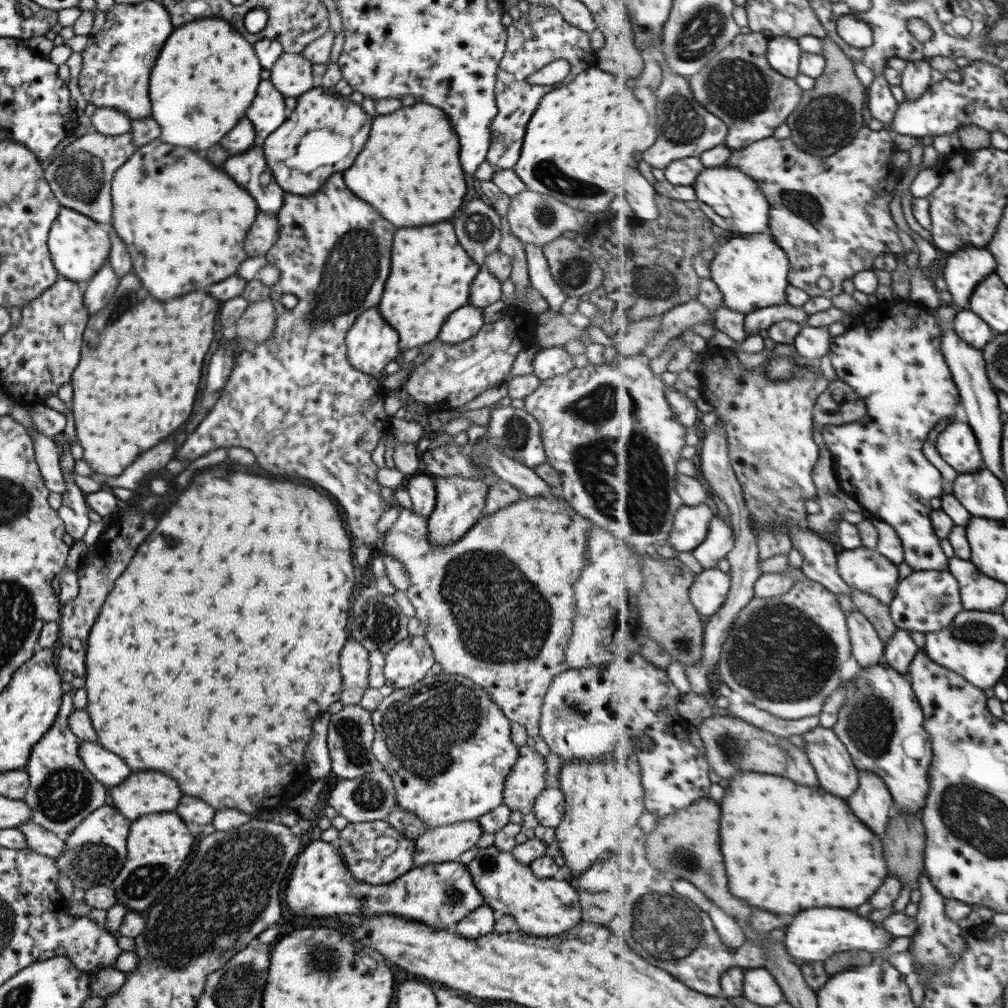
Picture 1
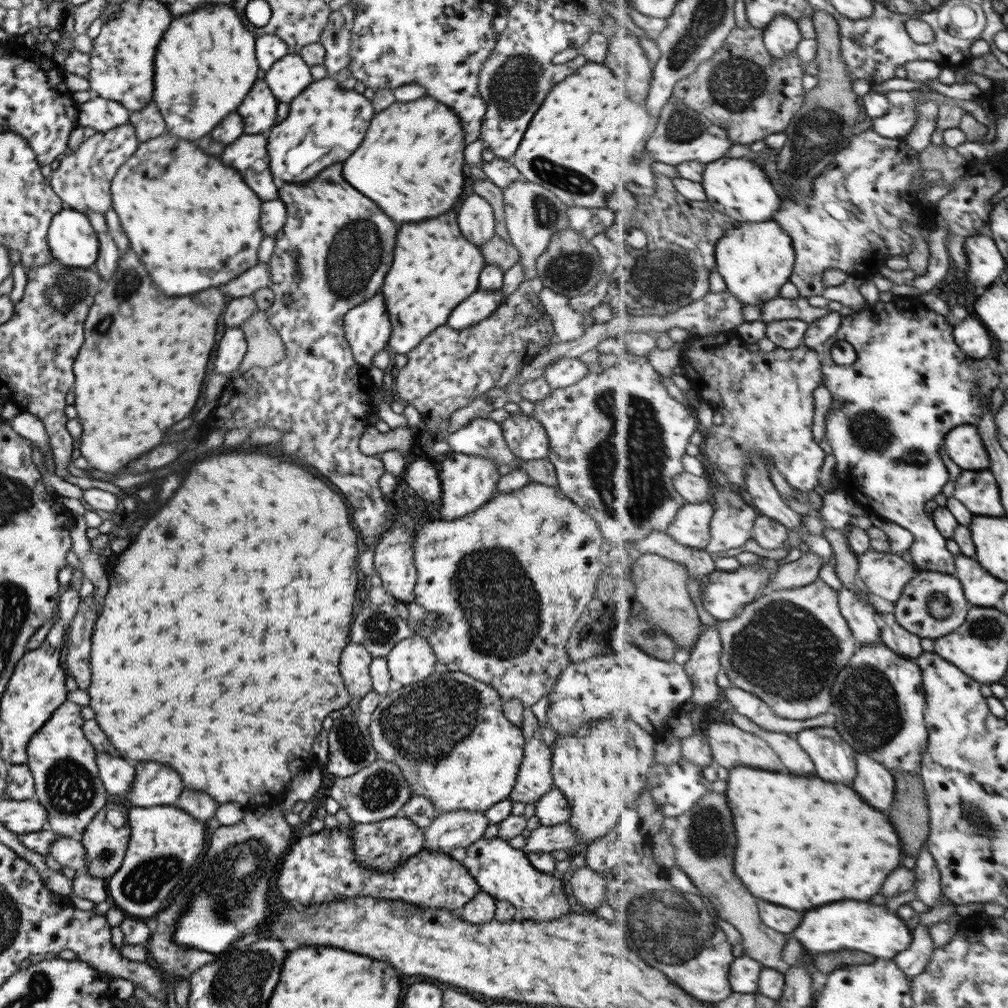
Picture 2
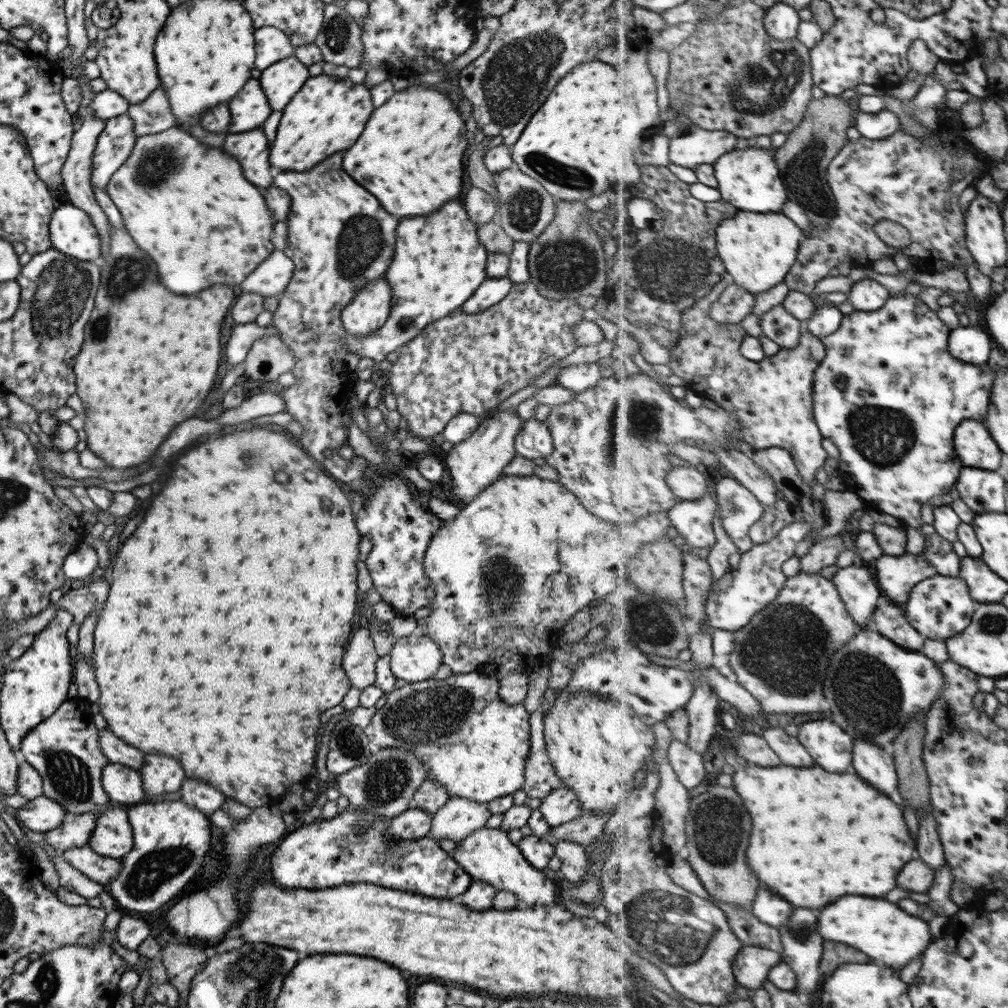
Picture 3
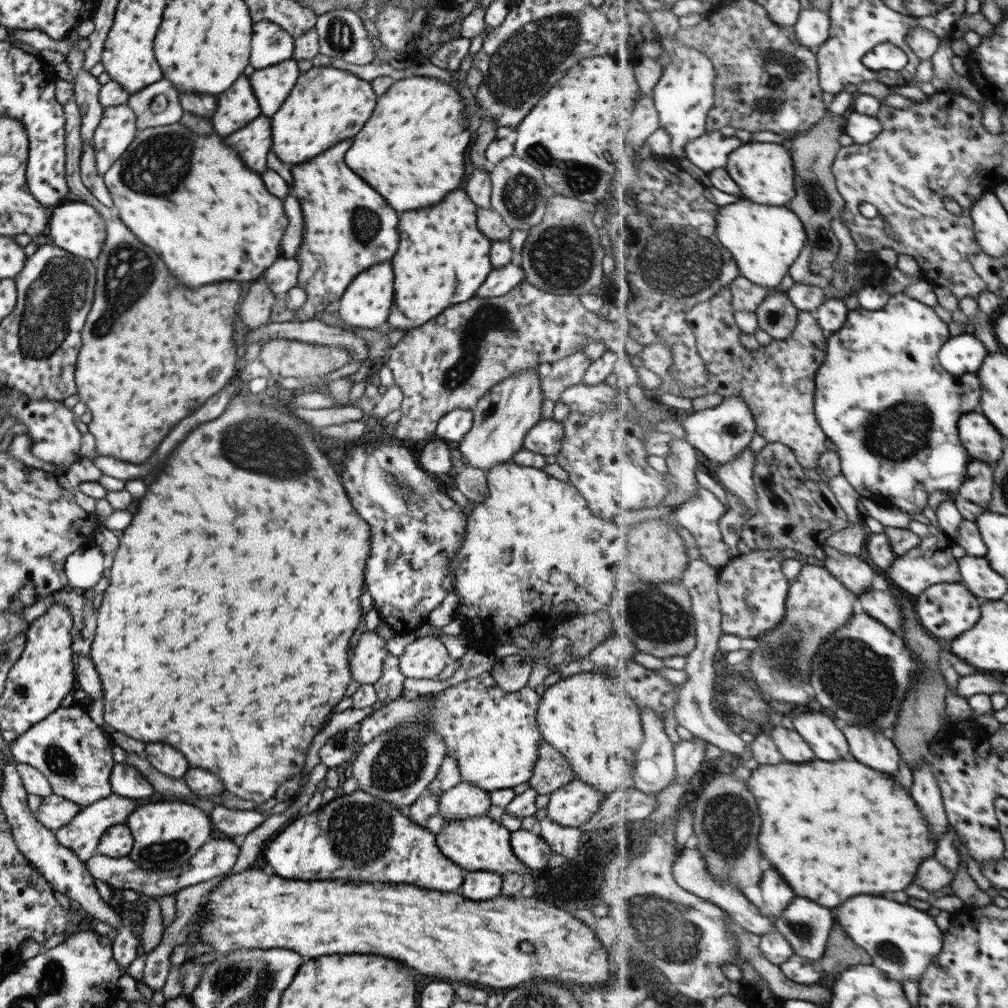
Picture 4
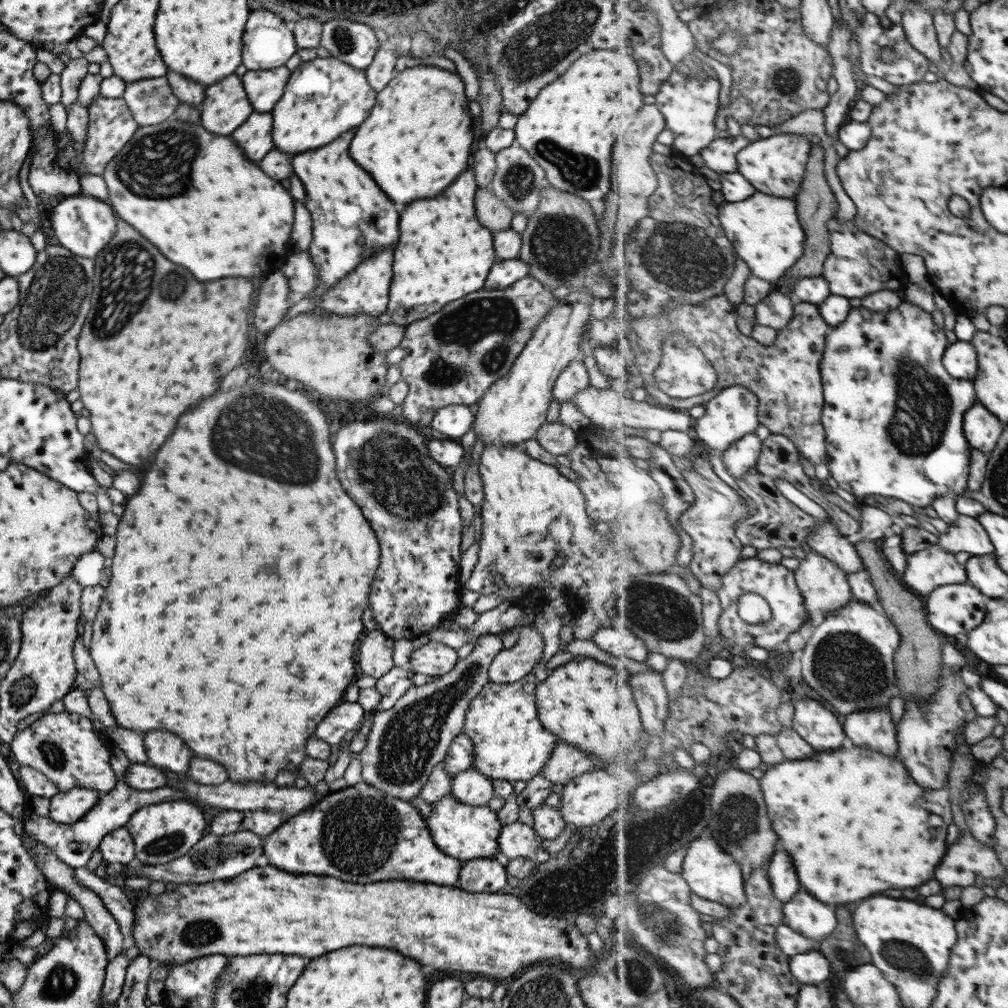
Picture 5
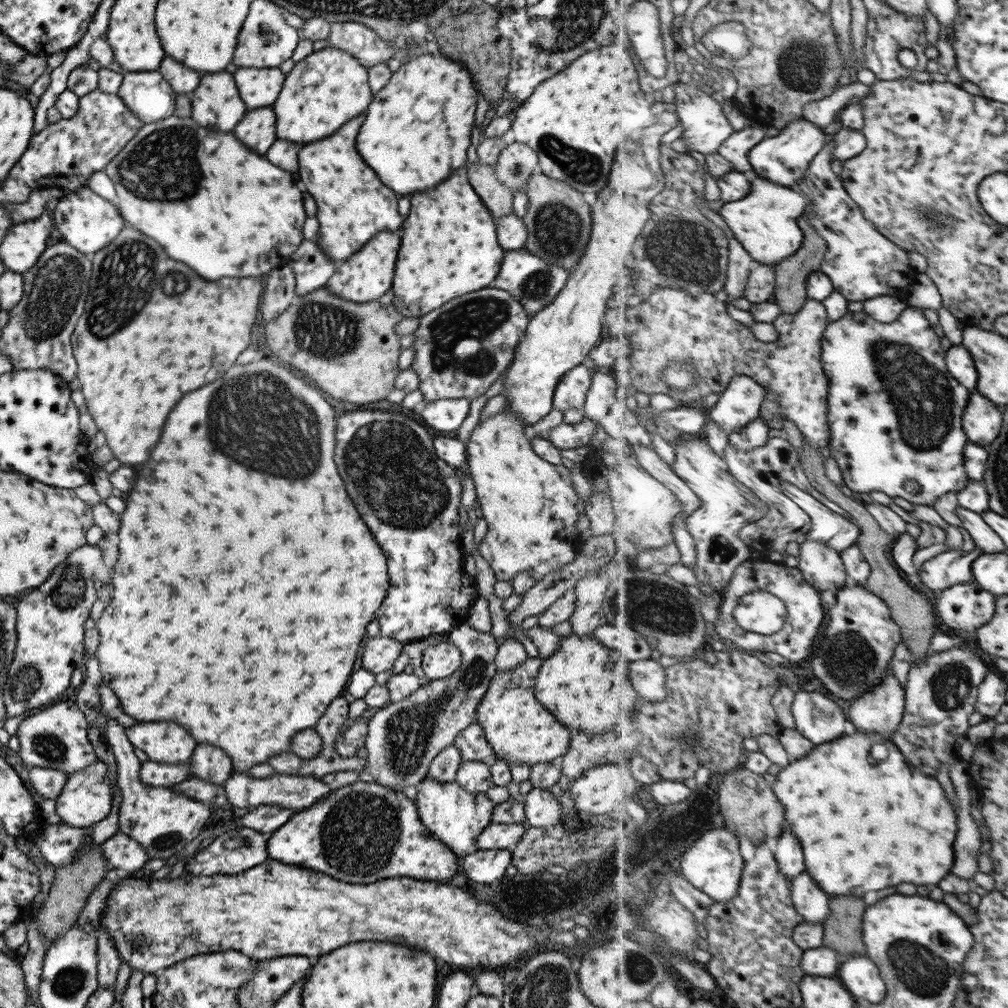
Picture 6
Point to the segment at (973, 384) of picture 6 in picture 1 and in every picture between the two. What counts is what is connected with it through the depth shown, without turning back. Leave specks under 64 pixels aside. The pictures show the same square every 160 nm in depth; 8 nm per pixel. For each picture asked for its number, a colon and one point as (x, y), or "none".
1: (970, 326)
2: (972, 335)
3: (969, 344)
4: (963, 355)
5: (961, 359)

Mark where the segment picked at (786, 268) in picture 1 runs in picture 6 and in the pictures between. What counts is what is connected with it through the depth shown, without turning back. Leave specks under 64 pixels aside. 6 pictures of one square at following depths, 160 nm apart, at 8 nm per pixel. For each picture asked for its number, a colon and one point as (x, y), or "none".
2: (756, 260)
3: (759, 251)
4: (765, 241)
5: (766, 231)
6: (767, 222)

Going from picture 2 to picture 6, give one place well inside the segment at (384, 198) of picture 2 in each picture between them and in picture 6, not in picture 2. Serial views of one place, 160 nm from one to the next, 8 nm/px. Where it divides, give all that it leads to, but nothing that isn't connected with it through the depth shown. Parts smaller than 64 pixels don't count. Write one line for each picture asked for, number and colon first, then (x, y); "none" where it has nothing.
3: (408, 156)
4: (411, 151)
5: (416, 140)
6: (417, 128)

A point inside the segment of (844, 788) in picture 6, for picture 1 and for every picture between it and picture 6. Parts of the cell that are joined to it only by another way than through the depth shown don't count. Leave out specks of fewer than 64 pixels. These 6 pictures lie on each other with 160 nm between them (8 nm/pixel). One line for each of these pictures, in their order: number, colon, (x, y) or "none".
1: (788, 847)
2: (805, 842)
3: (817, 835)
4: (835, 830)
5: (855, 821)

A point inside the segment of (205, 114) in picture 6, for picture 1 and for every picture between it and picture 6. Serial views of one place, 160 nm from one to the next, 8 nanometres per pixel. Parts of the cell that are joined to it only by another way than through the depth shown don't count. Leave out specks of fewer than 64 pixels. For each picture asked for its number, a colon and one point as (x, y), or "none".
1: (267, 112)
2: (257, 112)
3: (248, 109)
4: (236, 106)
5: (224, 107)

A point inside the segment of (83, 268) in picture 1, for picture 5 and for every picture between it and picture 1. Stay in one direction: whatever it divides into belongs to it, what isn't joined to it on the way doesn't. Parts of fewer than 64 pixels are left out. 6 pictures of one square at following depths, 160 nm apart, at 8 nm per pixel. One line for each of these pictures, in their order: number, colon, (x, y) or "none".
2: (71, 240)
3: (71, 232)
4: (75, 227)
5: (83, 225)

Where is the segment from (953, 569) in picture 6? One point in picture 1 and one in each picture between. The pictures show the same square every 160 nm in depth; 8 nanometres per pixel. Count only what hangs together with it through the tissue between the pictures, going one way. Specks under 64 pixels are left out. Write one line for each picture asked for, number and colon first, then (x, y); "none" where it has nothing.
1: (866, 569)
2: (885, 575)
3: (897, 575)
4: (930, 563)
5: (928, 569)

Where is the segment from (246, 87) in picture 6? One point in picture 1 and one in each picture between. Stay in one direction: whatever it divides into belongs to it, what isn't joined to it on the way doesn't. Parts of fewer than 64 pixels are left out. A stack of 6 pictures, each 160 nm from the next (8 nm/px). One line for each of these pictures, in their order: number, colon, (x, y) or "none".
1: (290, 74)
2: (288, 76)
3: (279, 81)
4: (270, 85)
5: (263, 88)

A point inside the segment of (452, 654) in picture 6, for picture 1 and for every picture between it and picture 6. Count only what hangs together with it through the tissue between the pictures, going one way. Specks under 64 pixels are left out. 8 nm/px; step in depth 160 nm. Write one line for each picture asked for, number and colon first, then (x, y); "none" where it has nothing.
1: (405, 663)
2: (411, 660)
3: (413, 658)
4: (425, 657)
5: (433, 659)

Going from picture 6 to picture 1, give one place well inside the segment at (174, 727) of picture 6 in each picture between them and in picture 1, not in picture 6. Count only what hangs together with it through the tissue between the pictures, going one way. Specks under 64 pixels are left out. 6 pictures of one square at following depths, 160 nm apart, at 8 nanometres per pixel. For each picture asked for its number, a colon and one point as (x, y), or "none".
1: (148, 792)
2: (154, 784)
3: (160, 774)
4: (169, 762)
5: (162, 749)

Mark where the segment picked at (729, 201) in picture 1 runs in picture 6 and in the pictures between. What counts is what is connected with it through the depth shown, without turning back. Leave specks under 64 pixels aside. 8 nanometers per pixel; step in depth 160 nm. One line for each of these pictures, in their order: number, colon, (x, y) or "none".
2: (739, 188)
3: (750, 178)
4: (765, 171)
5: (776, 165)
6: (784, 159)

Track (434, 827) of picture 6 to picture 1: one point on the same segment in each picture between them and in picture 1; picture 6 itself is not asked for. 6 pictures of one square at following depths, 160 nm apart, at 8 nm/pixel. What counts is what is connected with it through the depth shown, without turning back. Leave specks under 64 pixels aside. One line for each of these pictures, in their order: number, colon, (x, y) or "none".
1: (544, 907)
2: (505, 873)
3: (486, 855)
4: (476, 843)
5: (464, 832)

